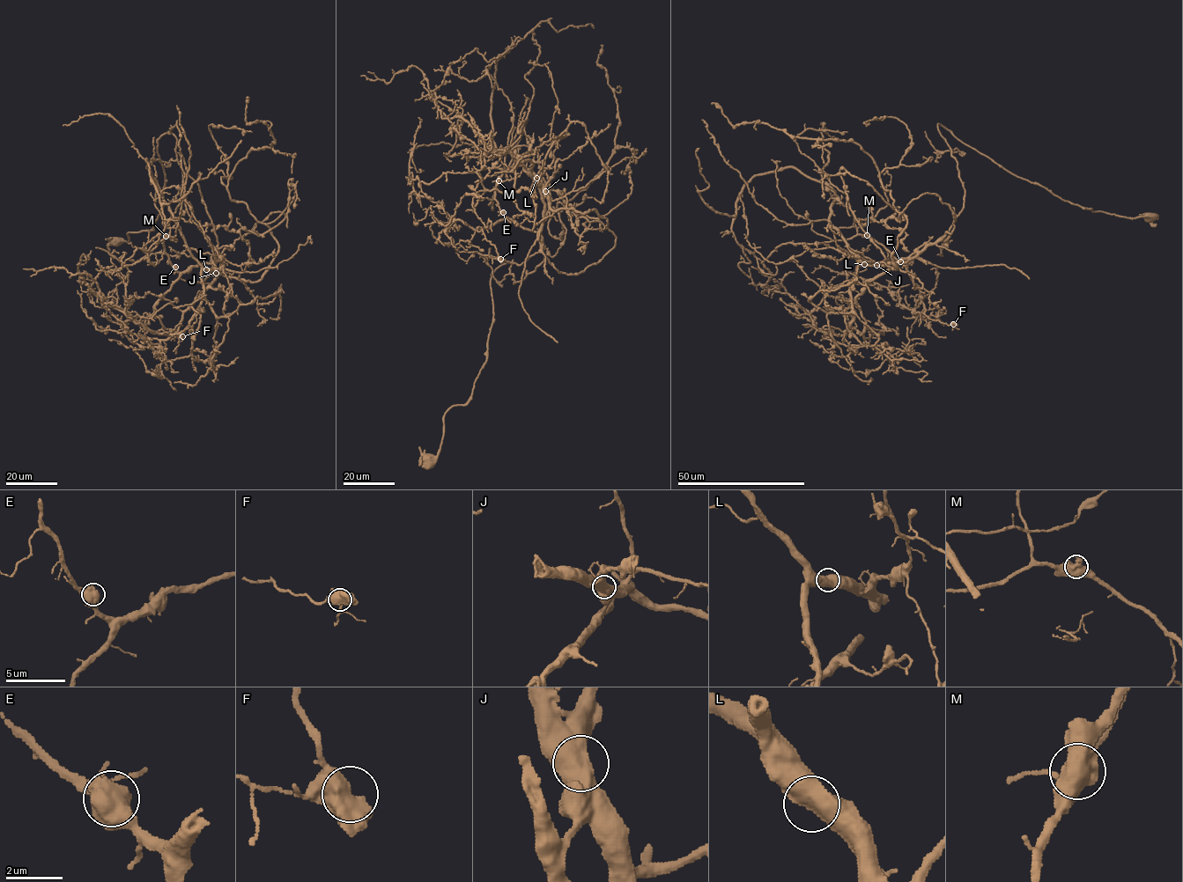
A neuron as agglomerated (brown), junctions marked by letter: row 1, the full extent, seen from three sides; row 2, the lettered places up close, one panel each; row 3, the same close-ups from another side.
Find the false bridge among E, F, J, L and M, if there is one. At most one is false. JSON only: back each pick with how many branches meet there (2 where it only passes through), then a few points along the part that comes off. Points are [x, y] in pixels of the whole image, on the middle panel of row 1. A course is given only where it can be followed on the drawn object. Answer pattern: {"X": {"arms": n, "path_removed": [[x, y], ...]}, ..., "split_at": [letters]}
{"J": {"arms": 2, "path_removed": [[545, 191], [553, 209], [595, 210], [607, 225], [563, 203], [615, 149], [619, 118], [601, 45]]}, "split_at": ["J"]}

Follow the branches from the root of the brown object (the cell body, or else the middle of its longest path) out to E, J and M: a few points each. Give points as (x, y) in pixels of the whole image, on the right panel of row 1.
E: (1151, 216), (1071, 203), (1008, 172), (938, 123), (957, 163), (964, 209), (949, 231), (906, 265), (900, 261)
J: (1151, 216), (1071, 203), (1008, 172), (938, 123), (957, 163), (964, 209), (949, 231), (914, 256), (876, 265)
M: (1151, 216), (1071, 203), (1008, 172), (938, 123), (957, 163), (964, 209), (949, 231), (906, 265), (867, 235)

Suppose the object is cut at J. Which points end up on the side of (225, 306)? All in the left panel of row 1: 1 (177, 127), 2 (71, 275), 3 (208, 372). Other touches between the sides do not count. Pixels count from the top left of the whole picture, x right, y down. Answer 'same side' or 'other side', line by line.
1: other side
2: other side
3: other side

